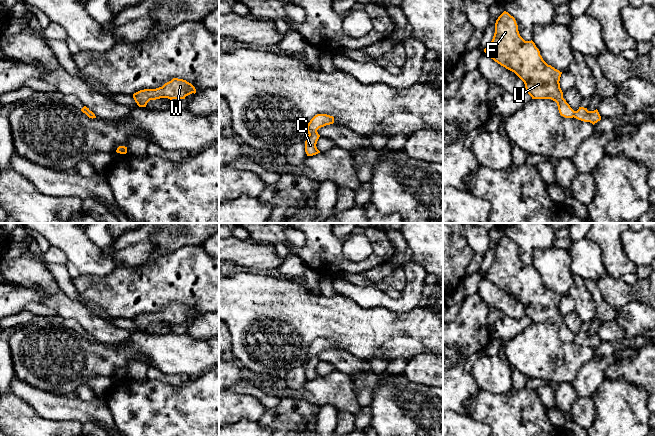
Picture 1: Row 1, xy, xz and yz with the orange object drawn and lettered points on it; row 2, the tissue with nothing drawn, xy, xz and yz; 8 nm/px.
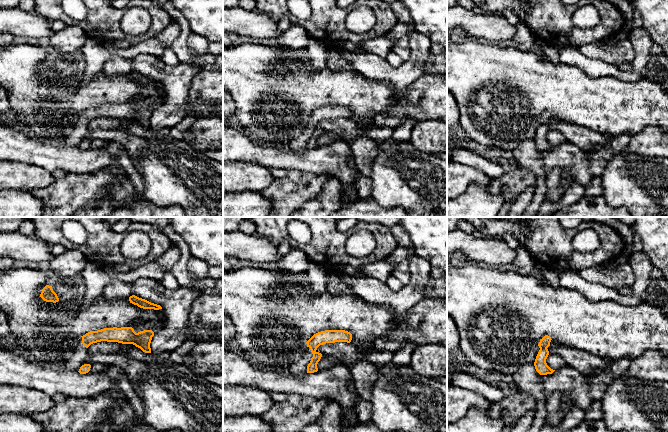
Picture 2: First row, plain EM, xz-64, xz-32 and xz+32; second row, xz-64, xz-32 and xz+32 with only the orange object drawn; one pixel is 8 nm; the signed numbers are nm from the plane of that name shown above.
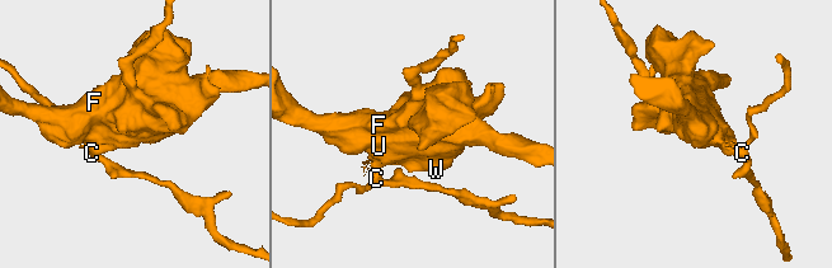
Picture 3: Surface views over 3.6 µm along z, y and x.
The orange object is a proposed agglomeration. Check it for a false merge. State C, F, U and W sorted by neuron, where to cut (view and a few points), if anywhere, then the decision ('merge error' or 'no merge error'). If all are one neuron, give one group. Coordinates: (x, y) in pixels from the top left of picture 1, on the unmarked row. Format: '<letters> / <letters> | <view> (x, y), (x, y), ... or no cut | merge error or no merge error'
C / F U W | xz (316, 354), (309, 358) | merge error

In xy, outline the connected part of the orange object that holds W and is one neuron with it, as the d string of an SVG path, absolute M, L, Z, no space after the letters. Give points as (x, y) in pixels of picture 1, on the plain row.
M173 302L162 311L156 313L144 313L133 318L133 322L139 331L146 331L150 324L160 322L185 323L186 320L196 317L195 311L183 303Z

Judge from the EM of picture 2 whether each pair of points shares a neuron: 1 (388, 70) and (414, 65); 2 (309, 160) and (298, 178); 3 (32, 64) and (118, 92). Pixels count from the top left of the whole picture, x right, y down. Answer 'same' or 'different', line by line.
1: same
2: different
3: same

